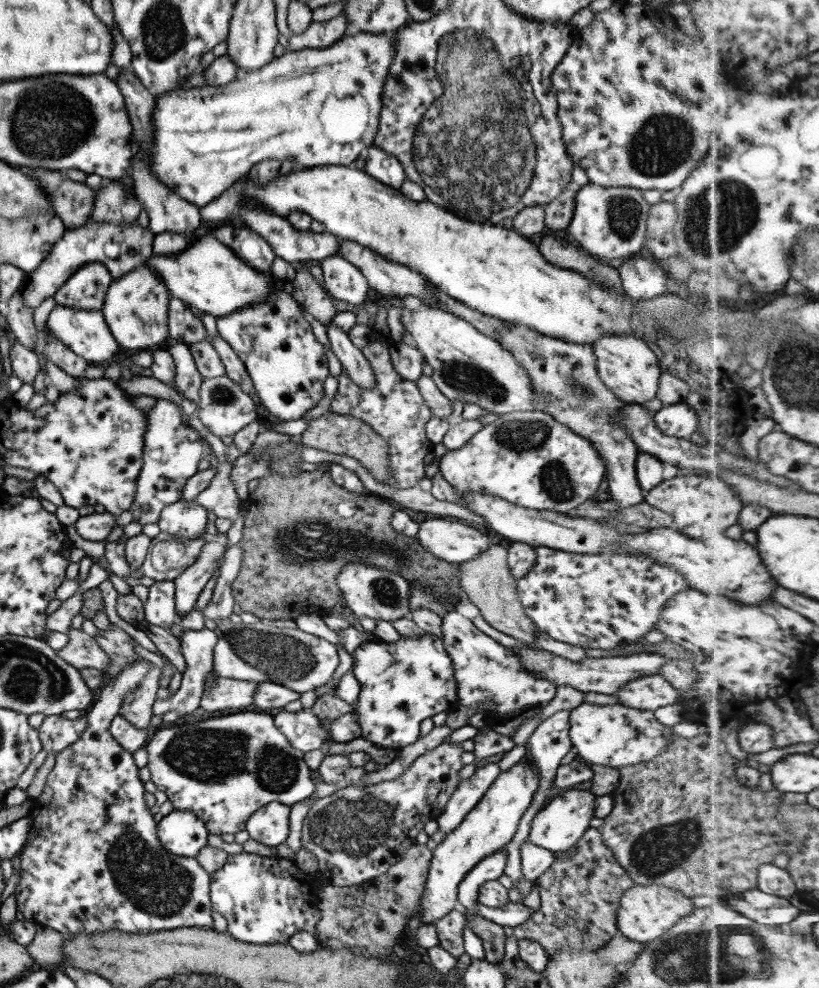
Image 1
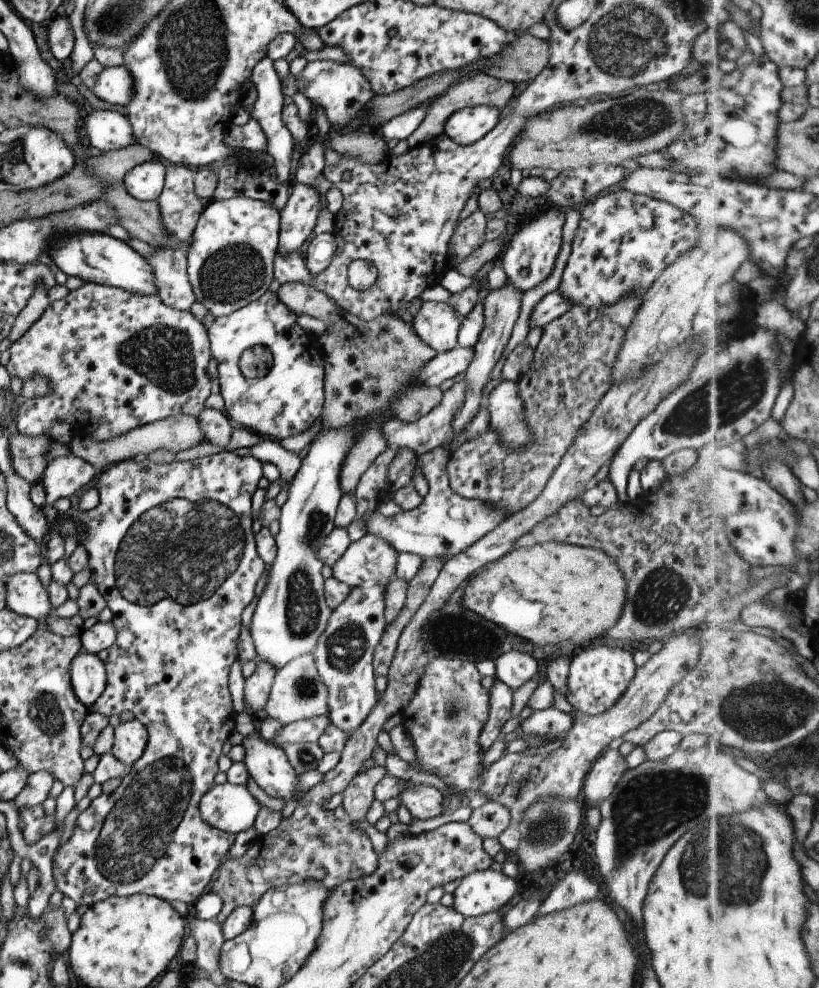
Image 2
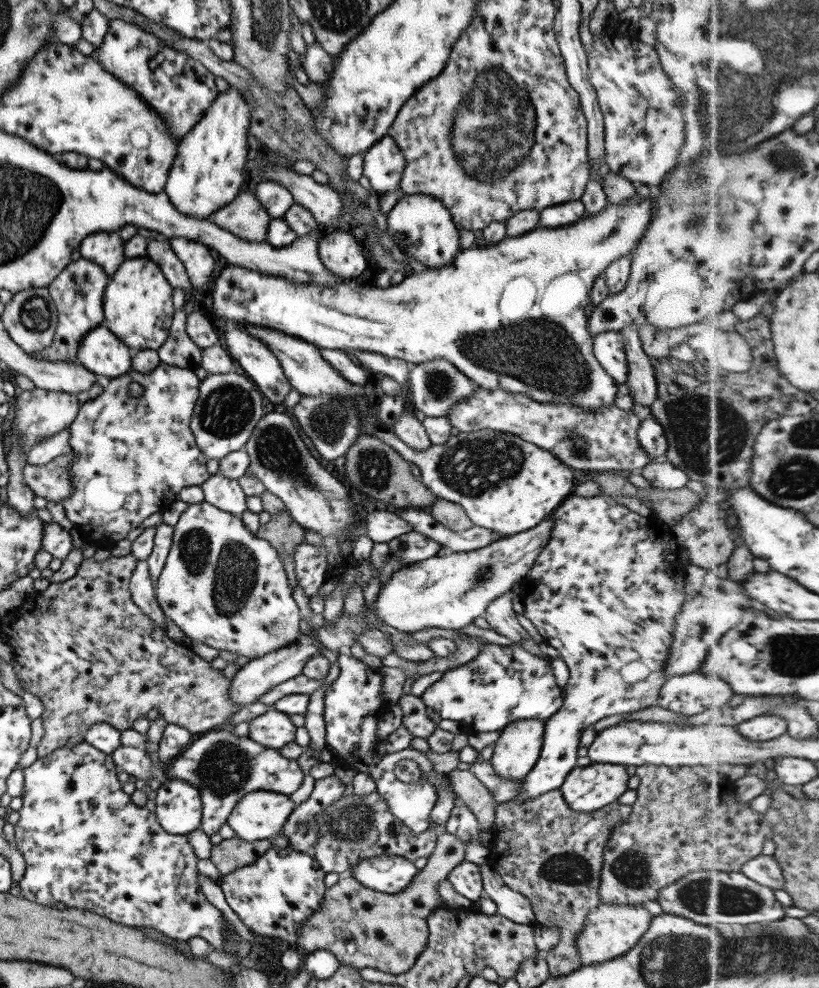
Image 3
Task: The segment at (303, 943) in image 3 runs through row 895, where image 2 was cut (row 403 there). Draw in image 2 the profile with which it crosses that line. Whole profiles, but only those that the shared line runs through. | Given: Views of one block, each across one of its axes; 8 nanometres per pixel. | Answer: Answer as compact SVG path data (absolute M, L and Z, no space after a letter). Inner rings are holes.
M301 282L280 284L276 294L281 304L293 314L307 314L321 320L326 326L318 338L325 382L322 412L319 414L321 429L343 430L355 422L365 424L349 448L338 476L341 494L354 496L361 474L387 447L381 432L385 420L373 422L373 418L379 418L381 412L389 414L387 421L399 419L401 422L413 422L439 404L442 395L439 387L417 386L411 382L411 376L417 374L425 362L435 358L437 352L423 344L413 332L413 327L405 324L398 315L379 315L370 321L361 321L341 310L327 295L313 287L303 286Z

